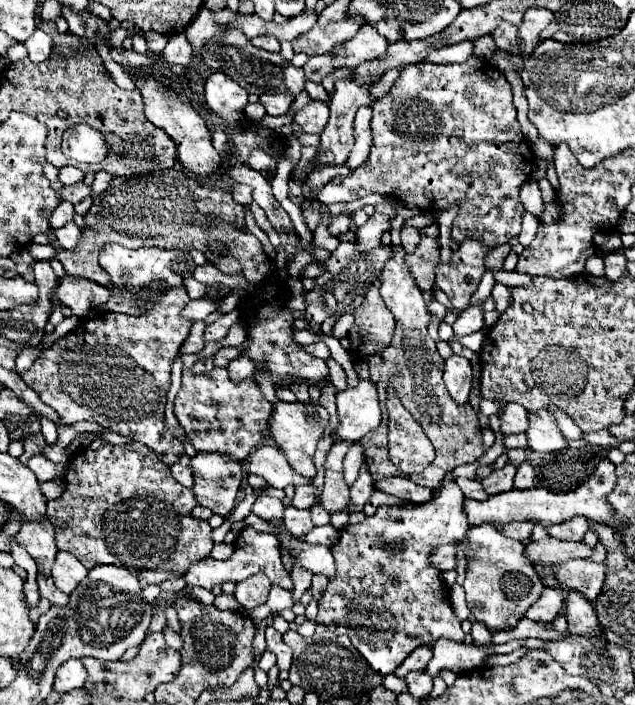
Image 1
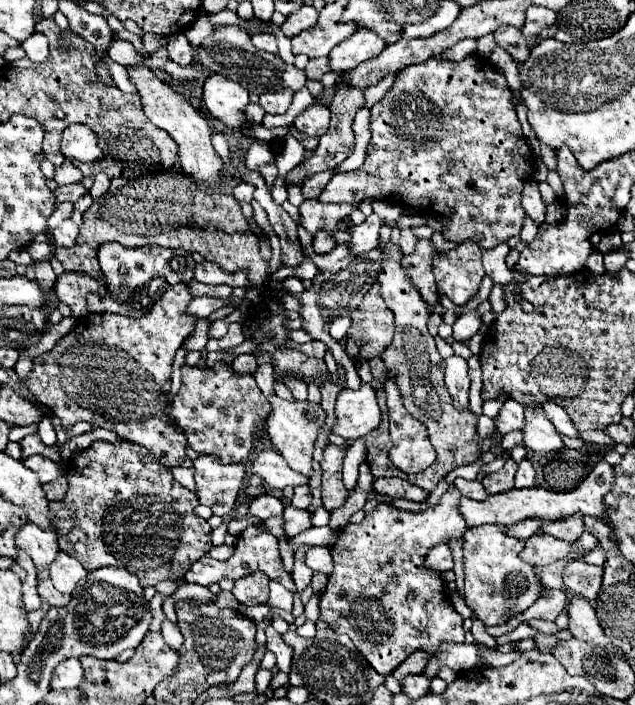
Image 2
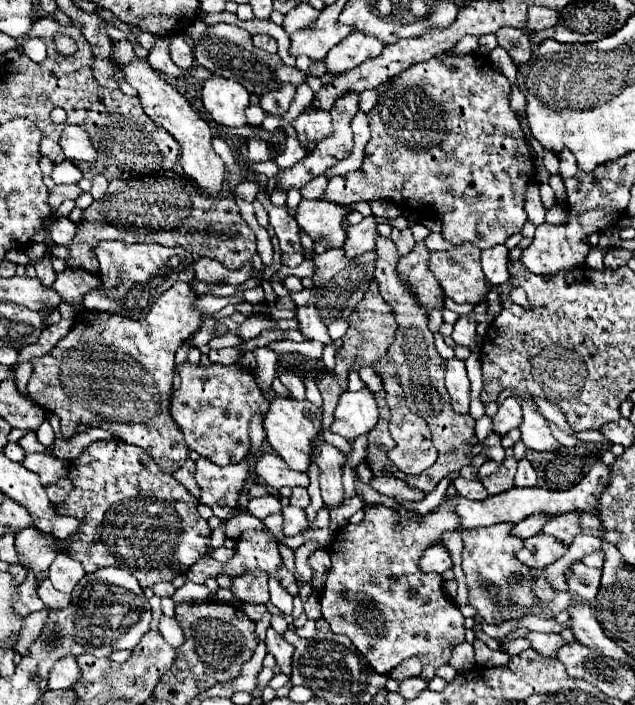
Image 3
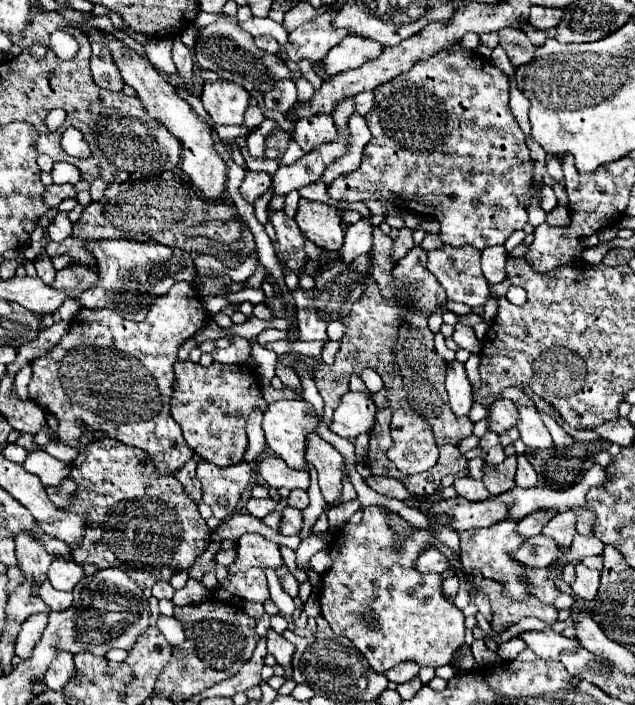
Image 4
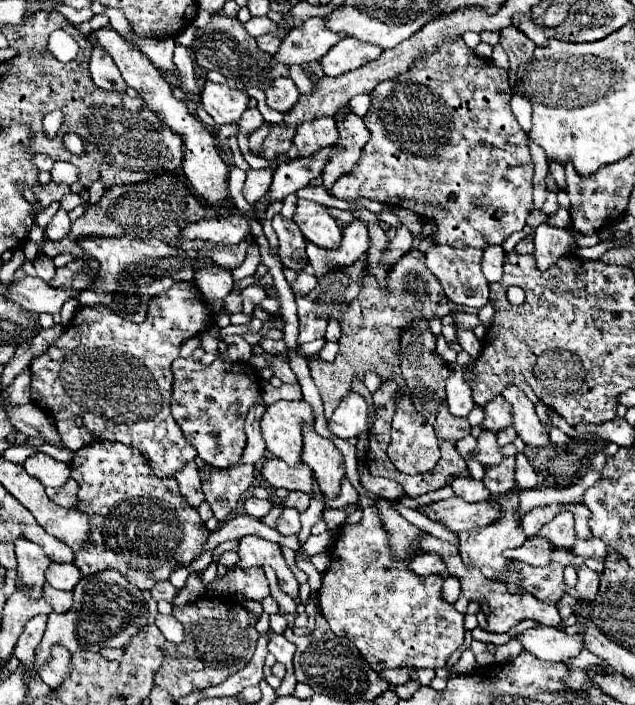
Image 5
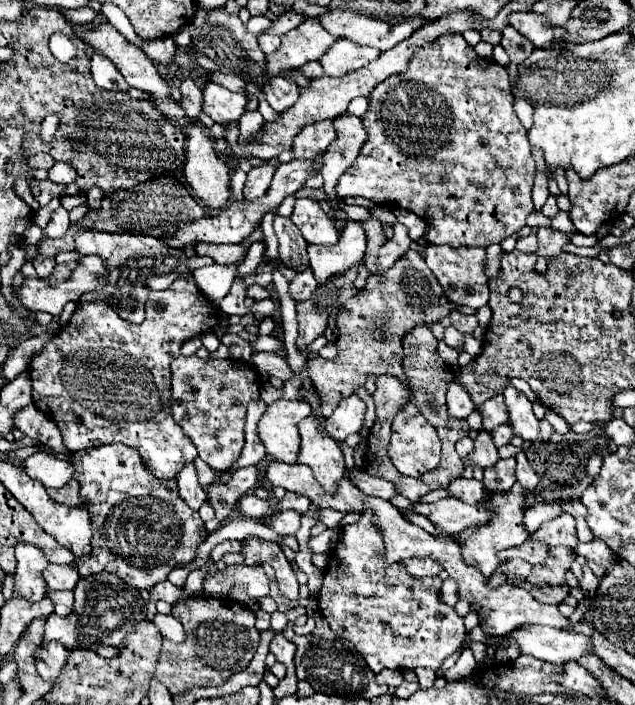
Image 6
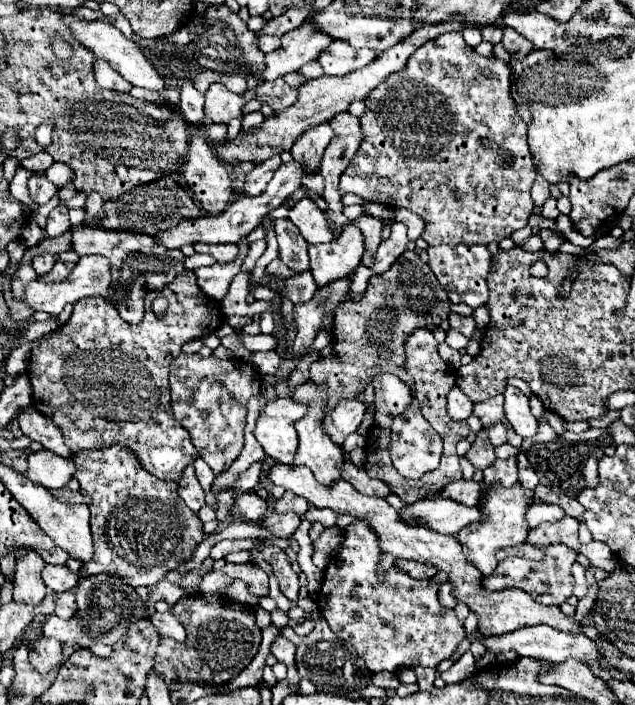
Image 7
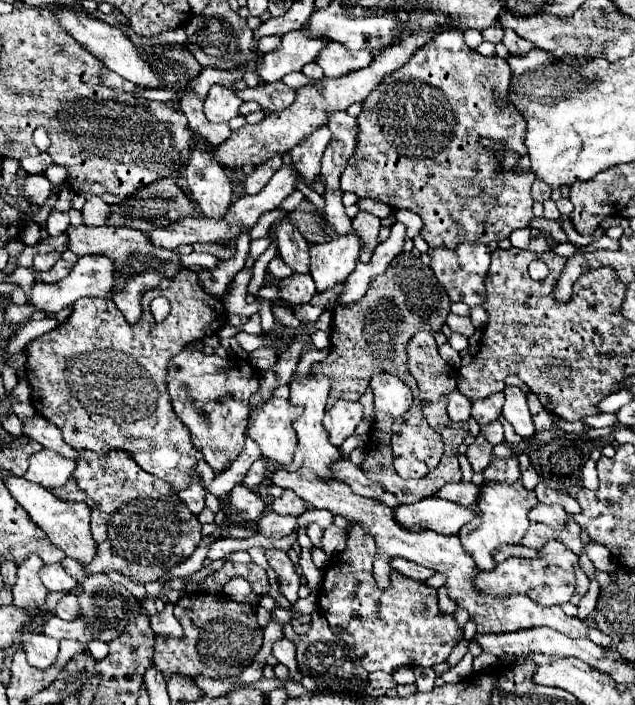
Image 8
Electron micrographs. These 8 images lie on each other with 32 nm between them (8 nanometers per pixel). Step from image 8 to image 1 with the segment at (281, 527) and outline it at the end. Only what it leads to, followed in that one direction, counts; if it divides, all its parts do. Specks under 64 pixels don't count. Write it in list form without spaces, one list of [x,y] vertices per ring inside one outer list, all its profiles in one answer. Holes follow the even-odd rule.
[[[294,506],[286,508],[286,512],[284,512],[284,528],[288,528],[288,532],[292,532],[294,536],[308,534],[314,528],[314,524],[310,520],[310,510],[298,510]]]

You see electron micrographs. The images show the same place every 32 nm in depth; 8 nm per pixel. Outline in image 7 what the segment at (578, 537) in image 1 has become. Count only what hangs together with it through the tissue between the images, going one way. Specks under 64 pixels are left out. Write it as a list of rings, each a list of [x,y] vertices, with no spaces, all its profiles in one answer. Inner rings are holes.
[[[570,516],[560,518],[554,524],[540,524],[538,528],[528,532],[528,542],[536,546],[550,546],[550,544],[566,544],[568,548],[578,550],[578,522]]]

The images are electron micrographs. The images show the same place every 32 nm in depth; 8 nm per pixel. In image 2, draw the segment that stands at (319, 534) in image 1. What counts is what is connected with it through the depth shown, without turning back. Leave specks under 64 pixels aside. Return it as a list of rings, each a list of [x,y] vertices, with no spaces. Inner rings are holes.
[[[322,526],[322,528],[310,528],[308,532],[302,532],[300,536],[288,538],[288,543],[295,551],[303,544],[318,544],[318,546],[332,546],[338,540],[338,532],[332,530],[330,526]]]

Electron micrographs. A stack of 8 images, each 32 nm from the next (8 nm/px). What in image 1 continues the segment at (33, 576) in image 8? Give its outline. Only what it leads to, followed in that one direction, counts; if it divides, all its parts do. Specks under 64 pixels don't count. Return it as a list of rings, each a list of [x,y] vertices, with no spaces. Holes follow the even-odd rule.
[[[48,518],[44,520],[34,520],[34,522],[24,522],[20,532],[16,534],[16,540],[26,546],[28,554],[42,564],[42,570],[48,574],[54,558],[56,558],[56,540],[54,540],[54,528]]]

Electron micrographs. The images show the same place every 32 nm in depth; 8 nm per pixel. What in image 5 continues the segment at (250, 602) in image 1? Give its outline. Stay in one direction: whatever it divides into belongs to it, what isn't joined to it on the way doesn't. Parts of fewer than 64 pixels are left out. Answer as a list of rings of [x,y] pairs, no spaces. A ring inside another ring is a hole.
[[[234,568],[232,572],[228,572],[224,582],[228,584],[230,594],[242,594],[248,600],[262,602],[266,596],[270,596],[268,580],[262,568],[246,568],[246,570]]]

